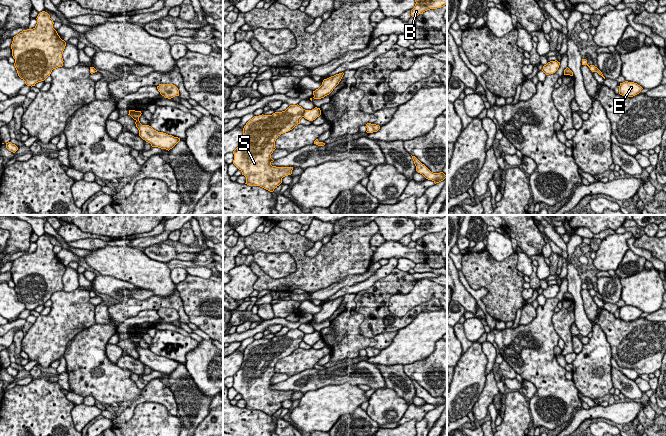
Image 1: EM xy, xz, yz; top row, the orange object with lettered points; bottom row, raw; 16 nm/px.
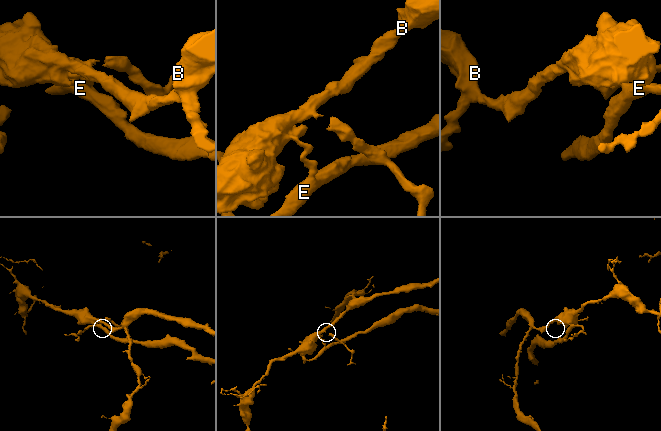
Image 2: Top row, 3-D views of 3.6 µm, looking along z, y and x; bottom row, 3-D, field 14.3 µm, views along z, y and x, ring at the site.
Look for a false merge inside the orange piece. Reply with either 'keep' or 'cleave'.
cleave

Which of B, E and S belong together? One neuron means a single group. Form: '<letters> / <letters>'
B S / E

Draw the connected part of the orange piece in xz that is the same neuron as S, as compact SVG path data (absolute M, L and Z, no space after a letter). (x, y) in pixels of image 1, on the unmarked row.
M297 328L282 336L250 343L243 352L241 368L233 375L233 388L246 401L245 408L273 416L282 407L282 402L291 399L293 394L293 391L271 389L276 363L300 348L302 341L313 345L320 339L320 332L305 334Z

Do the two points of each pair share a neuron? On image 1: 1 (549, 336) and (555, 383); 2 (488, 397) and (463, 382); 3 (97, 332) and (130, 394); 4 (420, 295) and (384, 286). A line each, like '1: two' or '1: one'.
1: one
2: two
3: one
4: two

